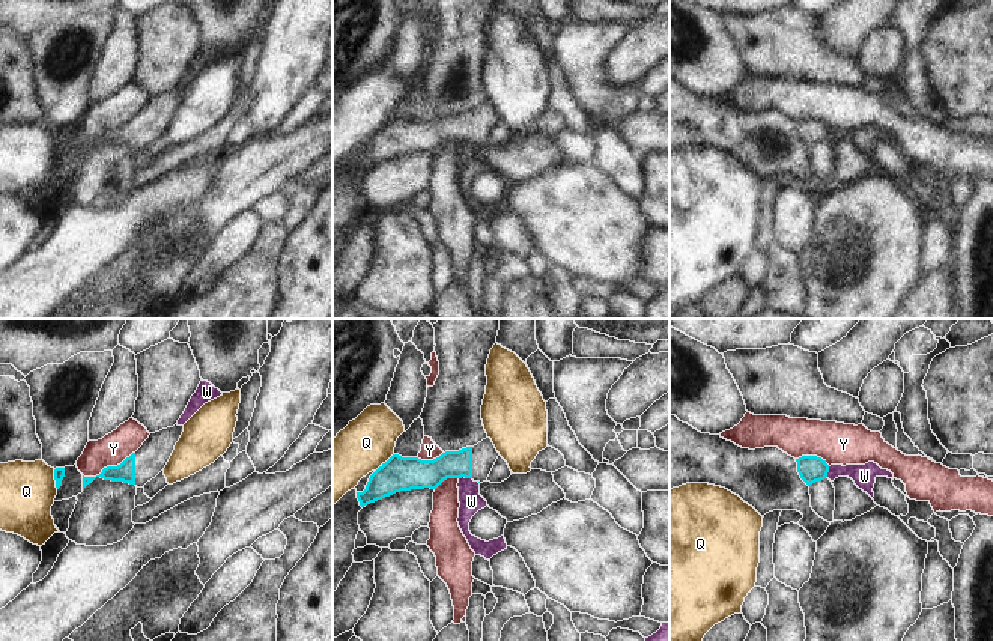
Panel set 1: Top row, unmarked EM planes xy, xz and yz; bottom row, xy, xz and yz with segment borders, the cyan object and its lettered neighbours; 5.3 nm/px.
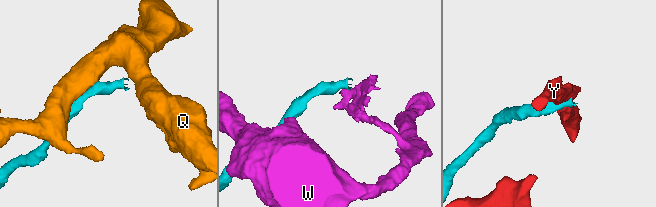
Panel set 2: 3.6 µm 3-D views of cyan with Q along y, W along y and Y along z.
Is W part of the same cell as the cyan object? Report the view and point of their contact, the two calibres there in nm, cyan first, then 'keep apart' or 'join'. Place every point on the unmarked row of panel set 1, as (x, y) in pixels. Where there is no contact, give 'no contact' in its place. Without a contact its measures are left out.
xz (465, 140) | 160/120 nm | keep apart

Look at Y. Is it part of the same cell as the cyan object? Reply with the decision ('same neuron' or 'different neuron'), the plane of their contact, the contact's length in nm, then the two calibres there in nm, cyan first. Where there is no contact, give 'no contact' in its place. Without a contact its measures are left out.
different neuron; meets cyan in xy; contact 300 nm long; 100 nm thick on the cyan side, 170 nm on the other

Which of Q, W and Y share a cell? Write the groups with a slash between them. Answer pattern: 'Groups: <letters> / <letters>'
Groups: Q / W / Y

